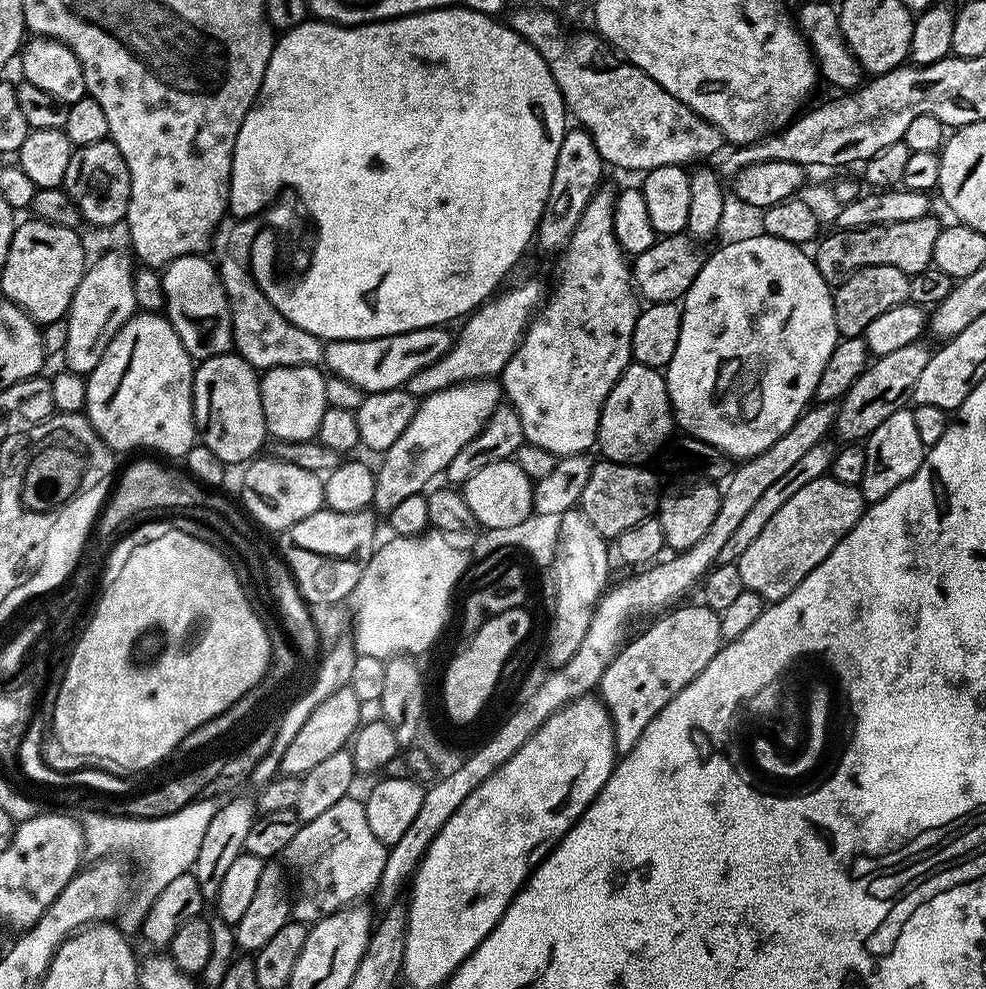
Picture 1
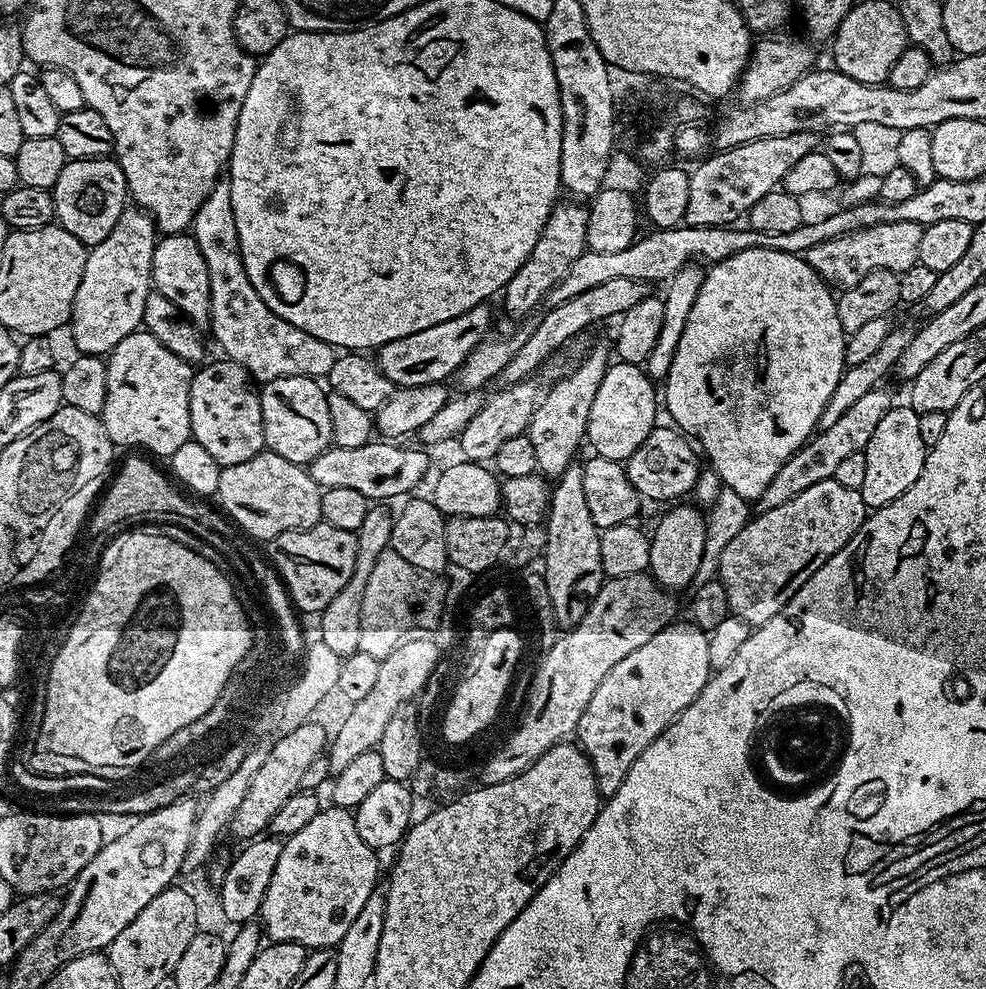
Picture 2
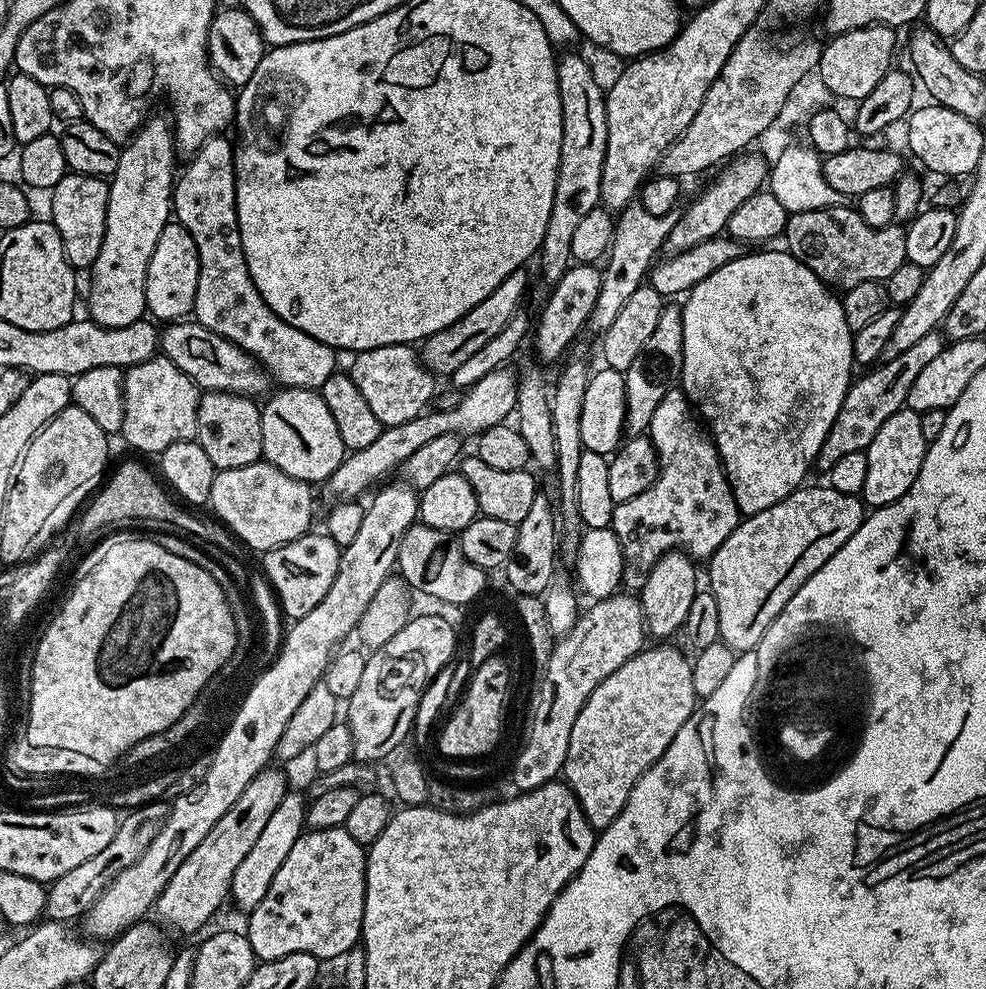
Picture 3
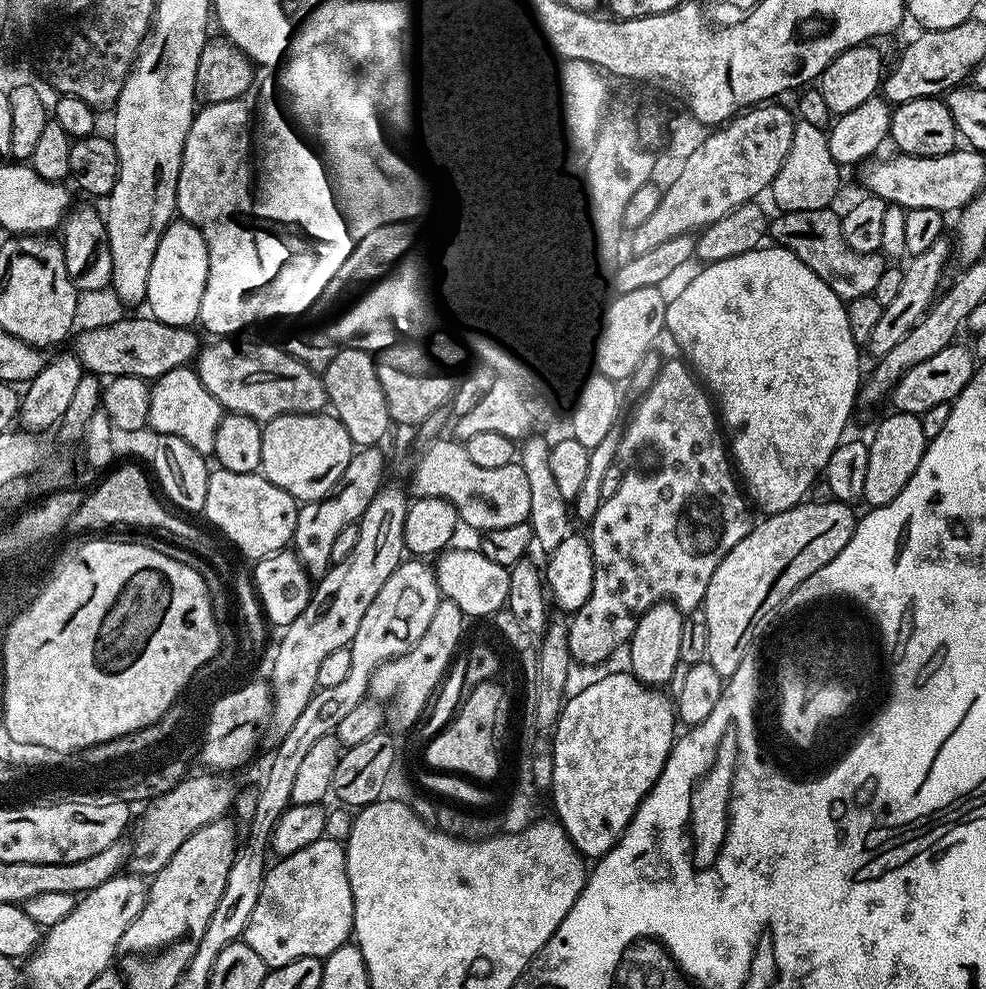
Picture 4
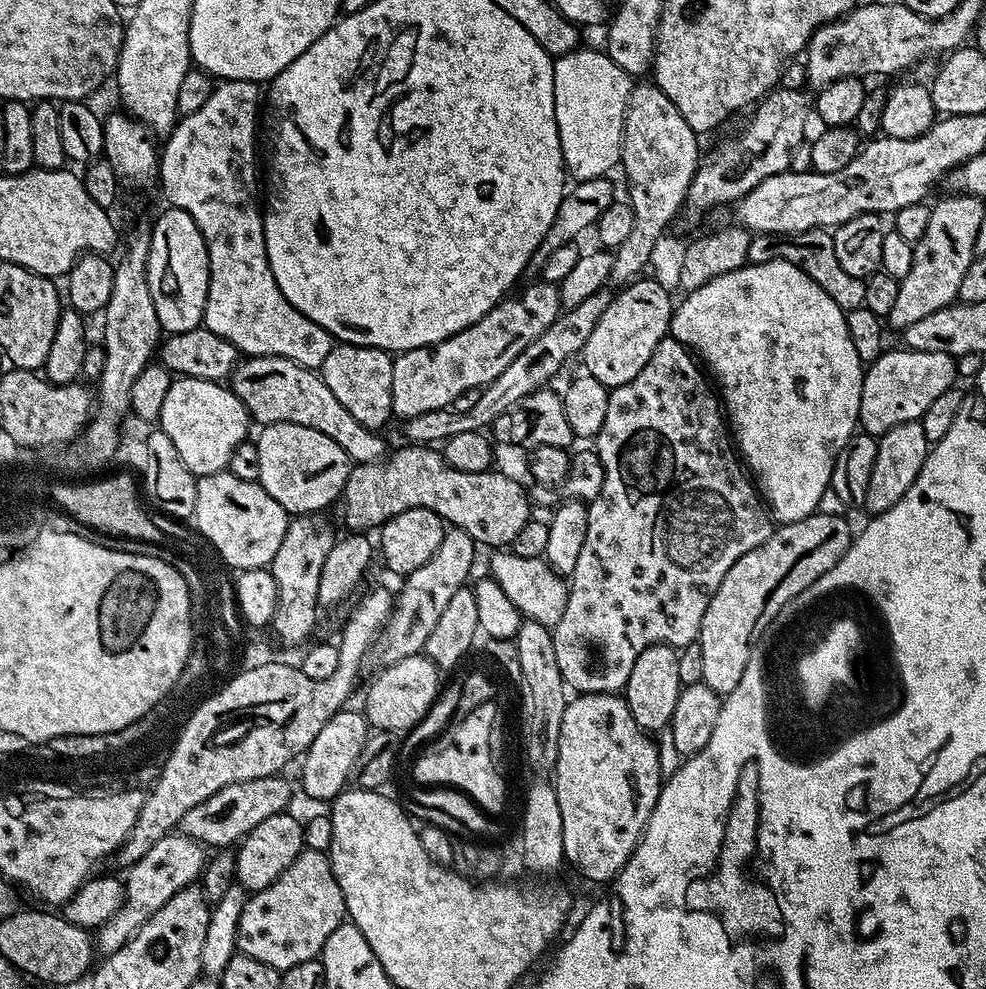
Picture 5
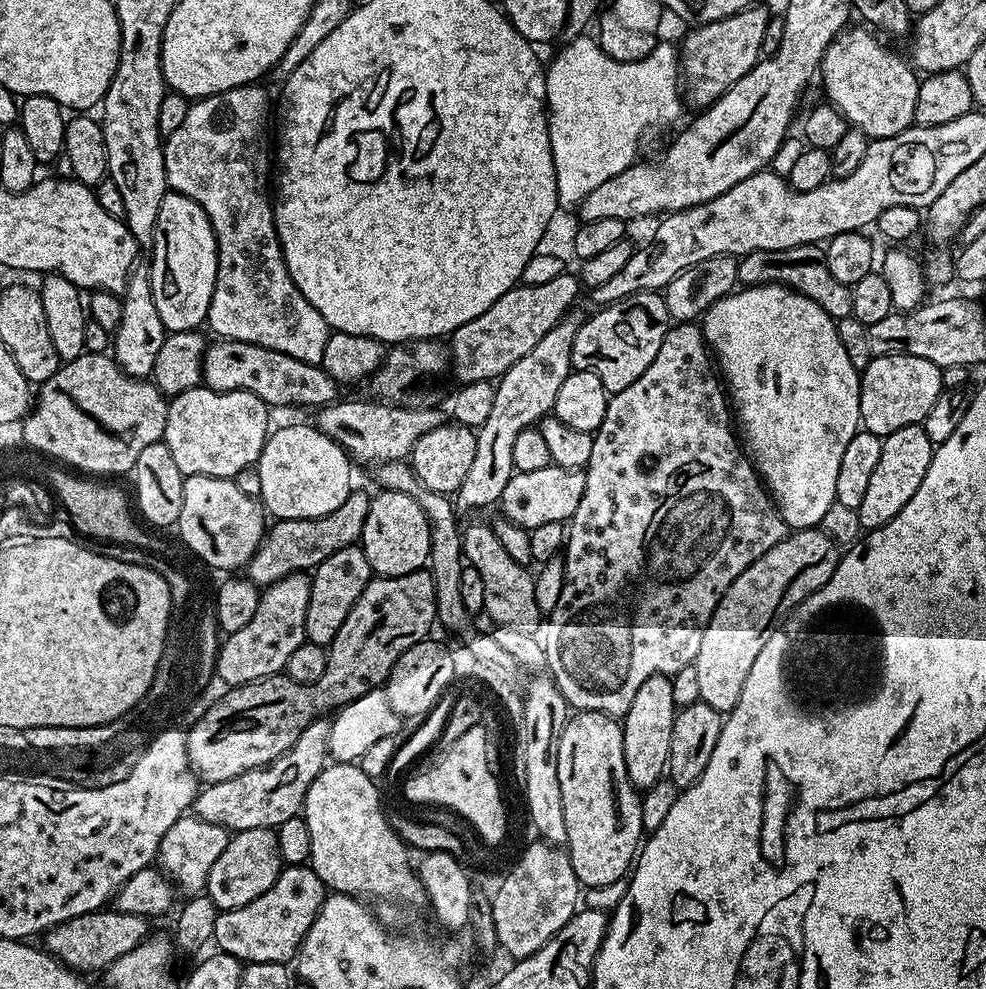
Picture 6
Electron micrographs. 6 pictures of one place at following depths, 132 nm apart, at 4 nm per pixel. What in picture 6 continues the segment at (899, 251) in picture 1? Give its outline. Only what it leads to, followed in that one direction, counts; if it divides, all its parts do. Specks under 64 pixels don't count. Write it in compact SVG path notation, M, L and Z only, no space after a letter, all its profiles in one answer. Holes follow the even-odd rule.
M803 244L790 250L774 250L773 252L752 251L741 257L738 262L738 282L743 287L764 284L784 284L806 298L818 302L826 314L838 321L852 315L850 300L852 290L849 285L838 282L834 274L830 274L830 266L826 266L824 248L820 244Z

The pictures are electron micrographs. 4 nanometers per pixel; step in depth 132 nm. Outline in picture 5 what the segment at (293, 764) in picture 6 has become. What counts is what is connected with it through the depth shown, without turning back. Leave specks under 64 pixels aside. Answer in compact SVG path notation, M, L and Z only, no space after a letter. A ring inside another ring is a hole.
M283 775L254 778L250 782L234 782L230 786L222 786L218 794L210 794L206 802L198 802L182 818L179 831L199 844L212 848L228 848L239 845L258 822L270 818L274 814L285 811L292 800L292 784L283 780ZM232 844L232 845L231 845ZM212 847L212 848L211 848Z

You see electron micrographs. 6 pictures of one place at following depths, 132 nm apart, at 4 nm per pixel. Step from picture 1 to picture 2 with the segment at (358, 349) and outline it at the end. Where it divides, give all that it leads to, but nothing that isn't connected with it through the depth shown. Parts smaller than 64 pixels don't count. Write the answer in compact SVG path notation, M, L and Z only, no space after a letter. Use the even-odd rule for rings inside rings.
M487 303L466 310L466 314L458 314L458 318L450 318L438 326L430 326L430 330L418 330L418 334L410 334L406 338L394 338L394 342L386 342L378 350L378 363L382 374L390 378L396 388L409 388L423 384L438 384L455 377L456 371L466 362L468 355L486 338L488 326L492 322L492 312Z

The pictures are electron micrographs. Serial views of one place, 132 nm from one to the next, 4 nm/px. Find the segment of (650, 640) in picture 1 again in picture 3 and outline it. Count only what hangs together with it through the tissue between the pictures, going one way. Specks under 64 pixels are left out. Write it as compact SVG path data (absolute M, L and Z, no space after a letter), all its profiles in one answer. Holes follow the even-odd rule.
M660 642L657 644L660 644L657 648L645 647L634 658L622 662L622 666L618 666L618 670L614 670L614 674L610 674L610 678L602 681L594 690L594 694L590 694L586 706L582 706L578 719L574 722L574 730L570 730L570 746L566 750L566 762L564 763L562 780L578 798L582 814L586 818L588 825L594 830L602 830L606 826L610 826L610 822L614 822L614 818L618 818L618 814L626 806L626 802L630 798L630 790L634 790L638 778L642 778L642 774L655 760L662 758L662 754L670 746L670 742L674 742L674 734L678 734L678 730L682 730L682 726L690 718L692 711L698 706L698 698L694 694L692 660L689 657L684 657L678 649L671 648L668 645L671 643Z

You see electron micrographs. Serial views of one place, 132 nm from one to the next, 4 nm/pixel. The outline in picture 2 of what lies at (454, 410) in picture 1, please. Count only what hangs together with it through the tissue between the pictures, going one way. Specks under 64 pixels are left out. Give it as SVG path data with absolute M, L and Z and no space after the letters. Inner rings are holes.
M369 507L366 518L362 521L359 532L356 533L356 561L354 562L354 573L346 586L331 599L324 611L319 615L320 632L319 639L328 645L334 653L341 658L359 651L361 634L362 599L365 597L366 584L370 582L370 574L374 570L374 562L378 562L381 554L389 551L392 542L393 513L387 512L387 507Z

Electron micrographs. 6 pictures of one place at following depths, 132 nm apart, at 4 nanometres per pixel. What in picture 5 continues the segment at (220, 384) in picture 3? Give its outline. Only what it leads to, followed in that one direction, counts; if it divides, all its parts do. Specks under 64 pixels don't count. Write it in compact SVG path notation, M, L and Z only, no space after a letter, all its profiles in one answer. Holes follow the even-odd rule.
M254 356L237 363L230 377L232 393L248 408L248 415L257 425L297 424L310 426L310 430L322 430L338 446L342 446L349 461L370 464L385 459L384 440L379 431L362 426L350 415L350 410L334 398L330 386L313 369L303 368L286 358Z

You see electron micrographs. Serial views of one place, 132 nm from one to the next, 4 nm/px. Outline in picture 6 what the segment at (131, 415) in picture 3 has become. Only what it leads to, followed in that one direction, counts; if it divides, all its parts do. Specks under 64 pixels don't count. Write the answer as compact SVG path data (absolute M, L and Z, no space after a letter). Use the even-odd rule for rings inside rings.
M197 386L168 400L168 413L162 443L168 447L185 477L217 476L223 480L234 478L243 468L251 468L257 463L268 441L269 405L249 392L216 392L207 386Z

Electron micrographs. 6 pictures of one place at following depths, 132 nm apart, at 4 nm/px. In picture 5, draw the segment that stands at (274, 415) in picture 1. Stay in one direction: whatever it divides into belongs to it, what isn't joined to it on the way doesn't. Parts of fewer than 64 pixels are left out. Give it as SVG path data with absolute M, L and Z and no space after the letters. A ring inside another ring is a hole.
M270 424L259 429L260 437L254 440L258 450L258 463L260 466L260 479L258 483L290 514L317 514L323 508L341 499L344 487L348 481L350 461L348 455L322 430L310 430L310 426L297 424Z

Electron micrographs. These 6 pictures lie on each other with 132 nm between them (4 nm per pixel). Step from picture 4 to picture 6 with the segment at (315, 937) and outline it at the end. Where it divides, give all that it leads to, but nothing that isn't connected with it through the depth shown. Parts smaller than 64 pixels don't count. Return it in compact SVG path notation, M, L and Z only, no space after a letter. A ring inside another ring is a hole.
M293 864L280 869L280 876L254 902L246 906L225 908L214 922L212 940L219 951L238 958L241 962L278 962L288 964L300 950L300 943L310 930L326 899L322 878L310 866Z

